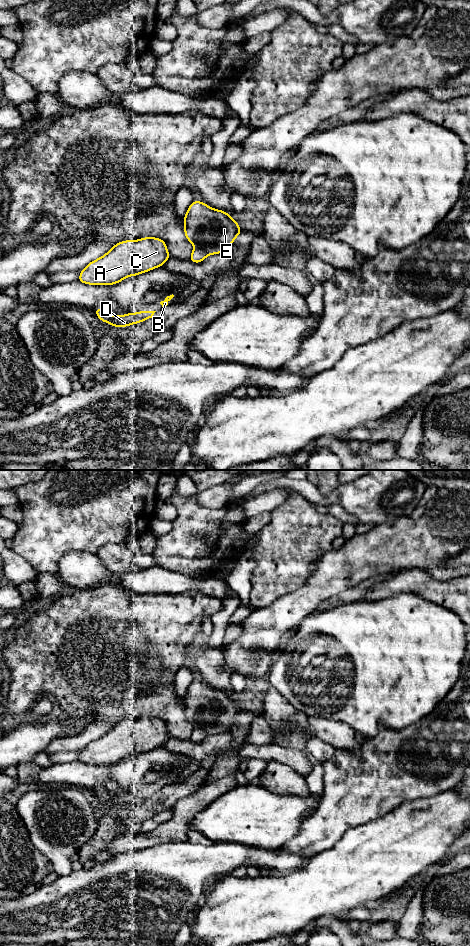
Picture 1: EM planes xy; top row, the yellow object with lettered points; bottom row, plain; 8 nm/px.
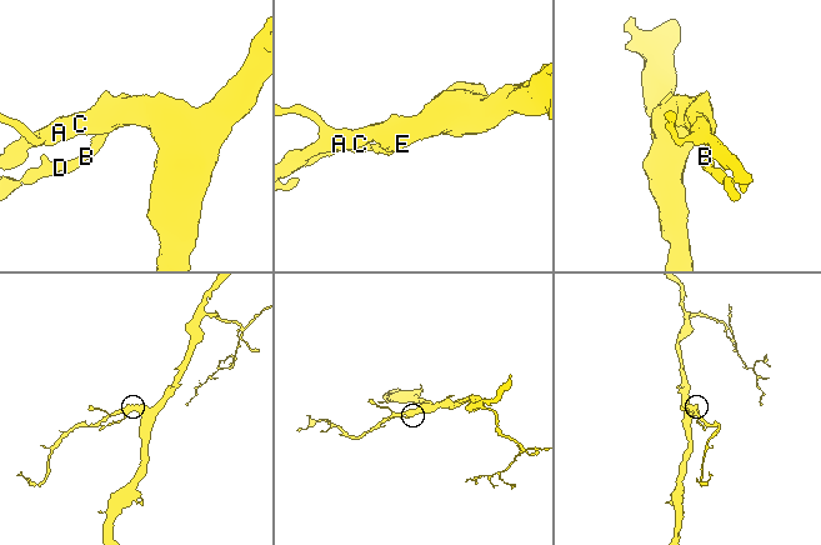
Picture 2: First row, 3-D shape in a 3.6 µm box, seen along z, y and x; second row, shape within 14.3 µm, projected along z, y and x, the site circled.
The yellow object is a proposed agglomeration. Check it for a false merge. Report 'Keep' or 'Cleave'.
Cleave

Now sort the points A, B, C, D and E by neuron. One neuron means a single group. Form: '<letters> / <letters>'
A C E / B D

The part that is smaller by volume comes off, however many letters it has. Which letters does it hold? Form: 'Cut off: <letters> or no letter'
Cut off: B, D

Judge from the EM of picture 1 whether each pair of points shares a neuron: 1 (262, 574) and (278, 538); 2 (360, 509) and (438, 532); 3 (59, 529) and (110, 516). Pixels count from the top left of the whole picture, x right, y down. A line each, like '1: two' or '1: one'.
1: one
2: two
3: one

